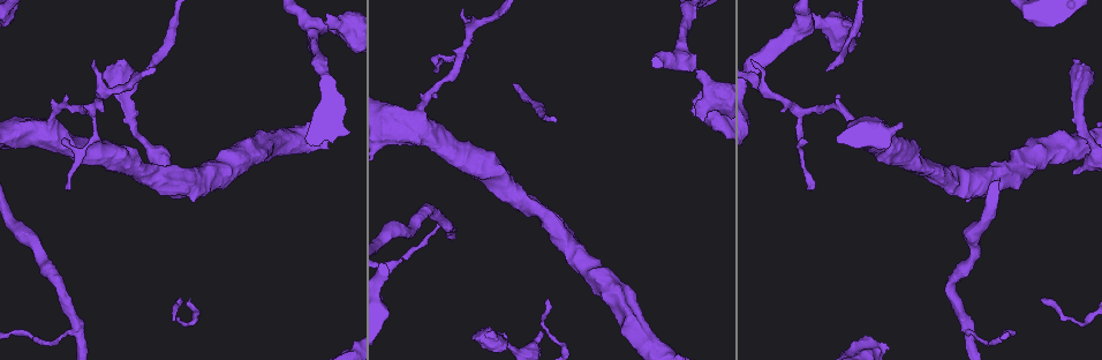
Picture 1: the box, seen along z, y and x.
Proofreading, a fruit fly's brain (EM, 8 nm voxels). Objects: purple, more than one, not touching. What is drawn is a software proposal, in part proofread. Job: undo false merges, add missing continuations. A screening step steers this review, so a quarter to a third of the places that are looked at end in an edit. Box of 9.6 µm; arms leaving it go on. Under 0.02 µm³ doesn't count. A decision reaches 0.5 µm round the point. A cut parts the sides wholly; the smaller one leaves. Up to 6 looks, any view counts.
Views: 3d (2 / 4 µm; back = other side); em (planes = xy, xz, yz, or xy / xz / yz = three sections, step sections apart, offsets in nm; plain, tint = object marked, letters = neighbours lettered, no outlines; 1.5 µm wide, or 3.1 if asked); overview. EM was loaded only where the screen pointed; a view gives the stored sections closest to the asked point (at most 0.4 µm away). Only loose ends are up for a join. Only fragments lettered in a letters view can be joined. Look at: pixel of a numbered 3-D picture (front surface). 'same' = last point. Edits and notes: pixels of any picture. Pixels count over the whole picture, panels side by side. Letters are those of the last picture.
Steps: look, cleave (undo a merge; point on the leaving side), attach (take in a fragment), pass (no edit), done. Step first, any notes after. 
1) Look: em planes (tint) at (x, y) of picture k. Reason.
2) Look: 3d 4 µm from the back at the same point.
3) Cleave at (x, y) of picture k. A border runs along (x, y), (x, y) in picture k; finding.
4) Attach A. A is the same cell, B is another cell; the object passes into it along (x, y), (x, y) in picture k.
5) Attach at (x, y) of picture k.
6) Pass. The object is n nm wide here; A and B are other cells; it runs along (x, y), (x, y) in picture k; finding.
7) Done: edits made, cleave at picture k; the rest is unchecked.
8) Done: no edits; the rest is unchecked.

Look: em xy step 8 (plain) at (66, 187) of picture 1. Tapers out.

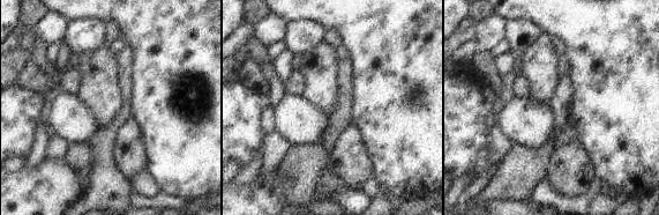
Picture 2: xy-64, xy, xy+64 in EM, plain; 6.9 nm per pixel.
Look: em xy step 8 (letters) at the same point.

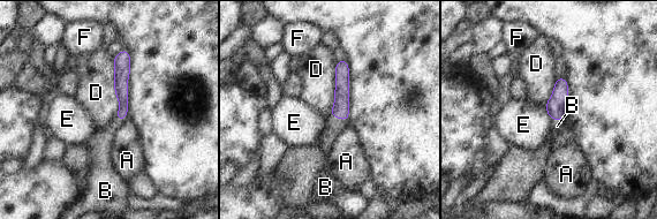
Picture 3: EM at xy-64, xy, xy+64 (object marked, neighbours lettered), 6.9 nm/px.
Attach at (332, 126) of picture 3. B is the same cell, A, D, E and F are other cells; the object passes into it along (341, 95), (338, 118), (332, 126) in picture 3; it goes on there.

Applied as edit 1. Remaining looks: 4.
Look: overview.

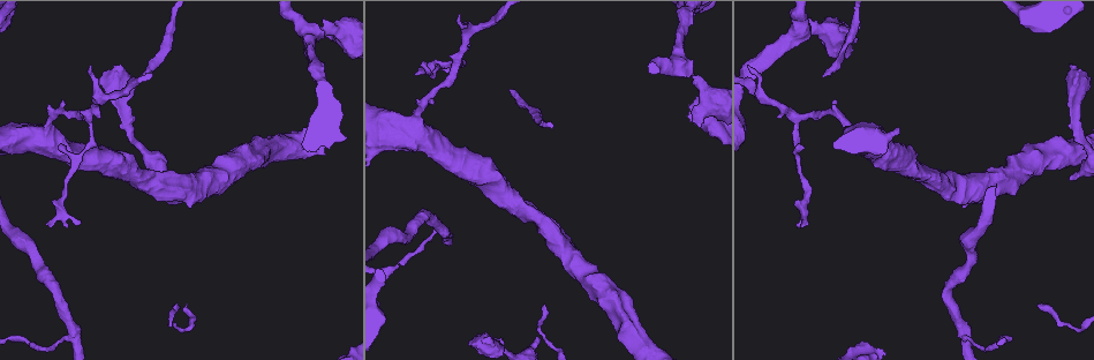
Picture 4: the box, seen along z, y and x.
Look: em xz step 8 (tint) at (797, 117) of picture 4. Arms part here.

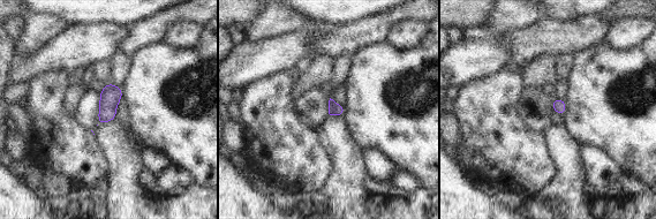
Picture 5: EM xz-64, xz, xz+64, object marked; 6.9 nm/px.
Look: em planes (letters) at the same point. Cut it another way.

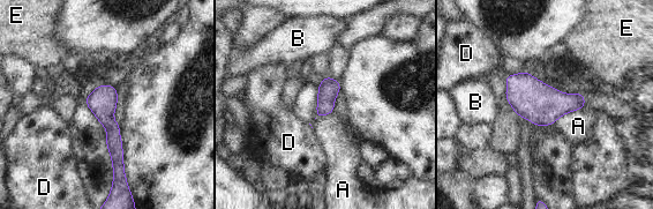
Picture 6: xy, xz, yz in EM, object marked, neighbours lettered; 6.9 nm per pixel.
Pass. A, B, D and E are other cells; continuous, no second cell.

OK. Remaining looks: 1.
Done: edits made, attach at picture 3; the rest is unchecked.

